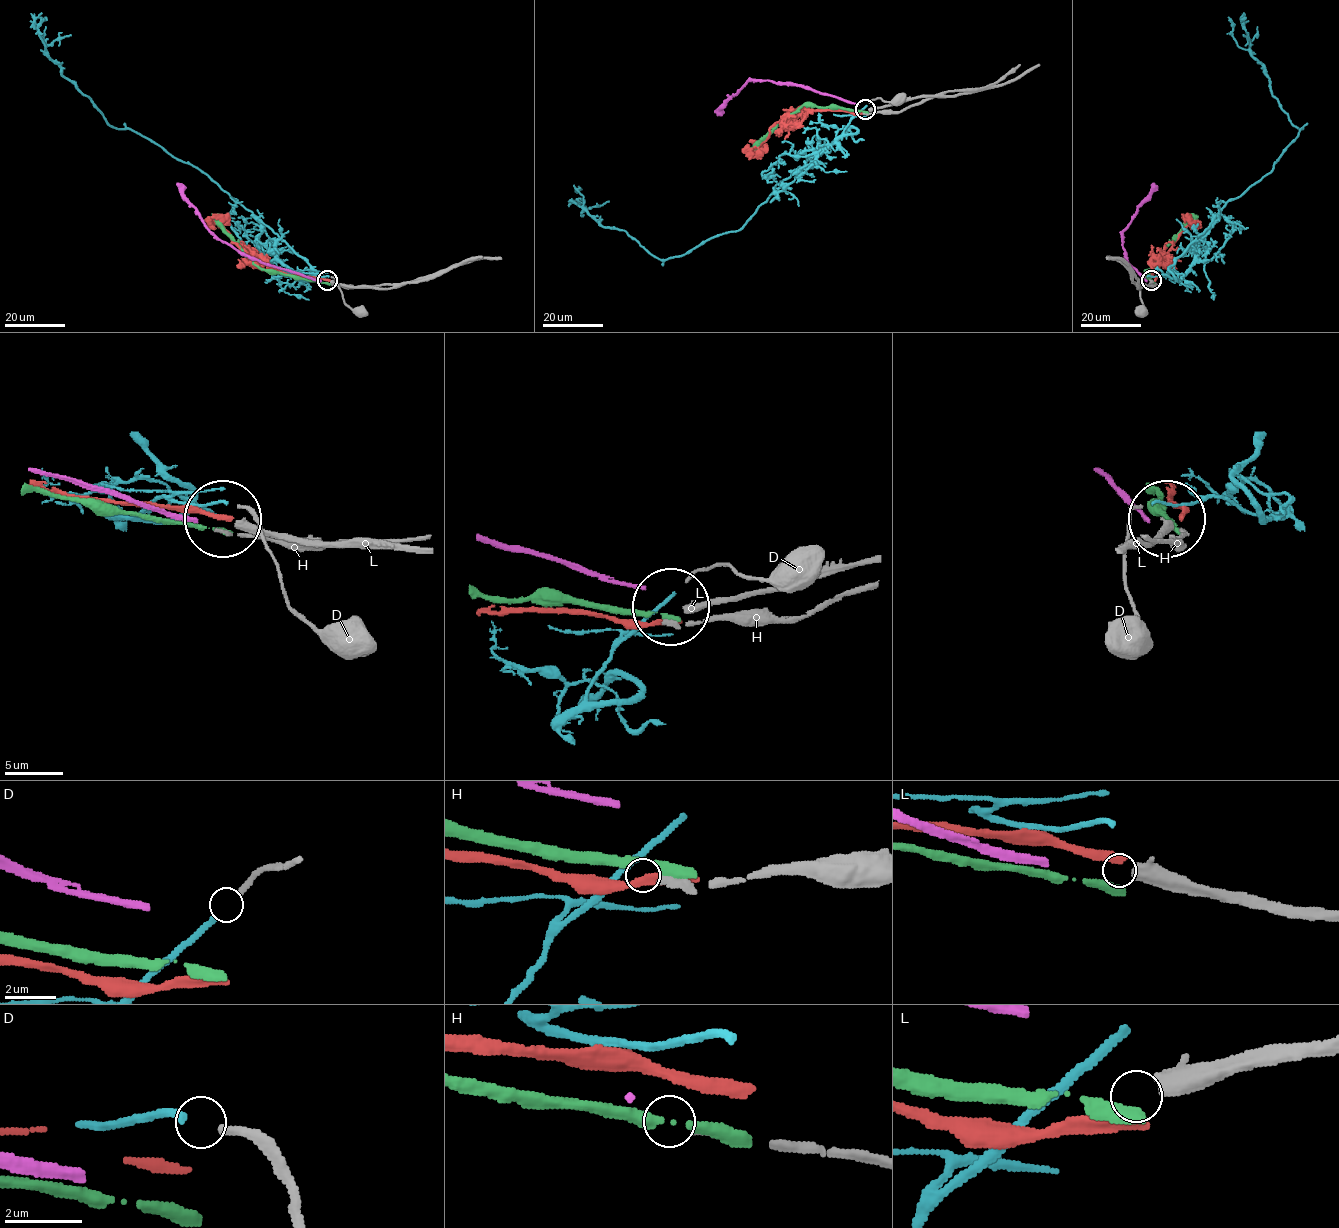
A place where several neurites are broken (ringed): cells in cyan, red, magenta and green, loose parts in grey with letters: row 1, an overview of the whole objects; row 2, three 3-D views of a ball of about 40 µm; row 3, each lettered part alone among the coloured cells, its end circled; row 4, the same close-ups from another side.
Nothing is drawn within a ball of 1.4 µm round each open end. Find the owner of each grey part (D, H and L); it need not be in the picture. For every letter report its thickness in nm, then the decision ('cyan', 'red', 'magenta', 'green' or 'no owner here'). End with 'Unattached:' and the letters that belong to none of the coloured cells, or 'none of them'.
D: 200 nm | cyan
H: 280 nm | no owner here
L: 550 nm | no owner here
Unattached: H, L

